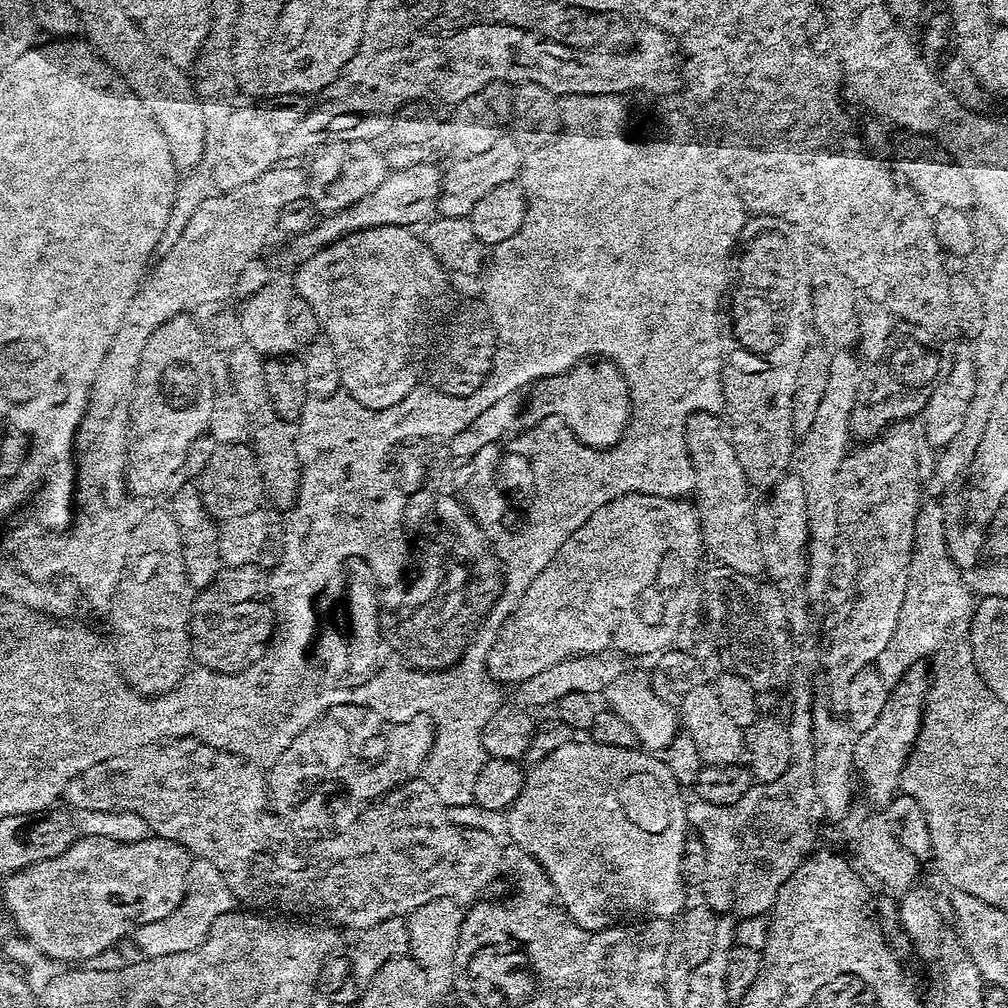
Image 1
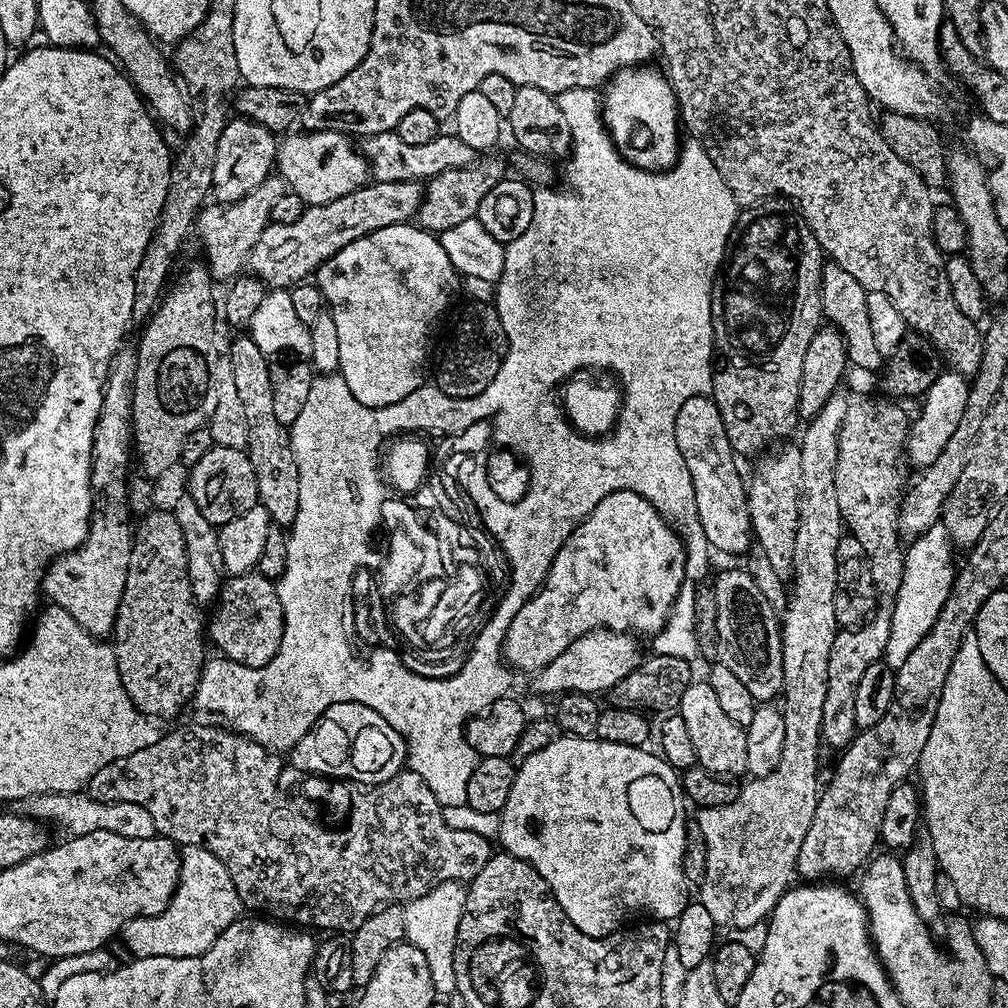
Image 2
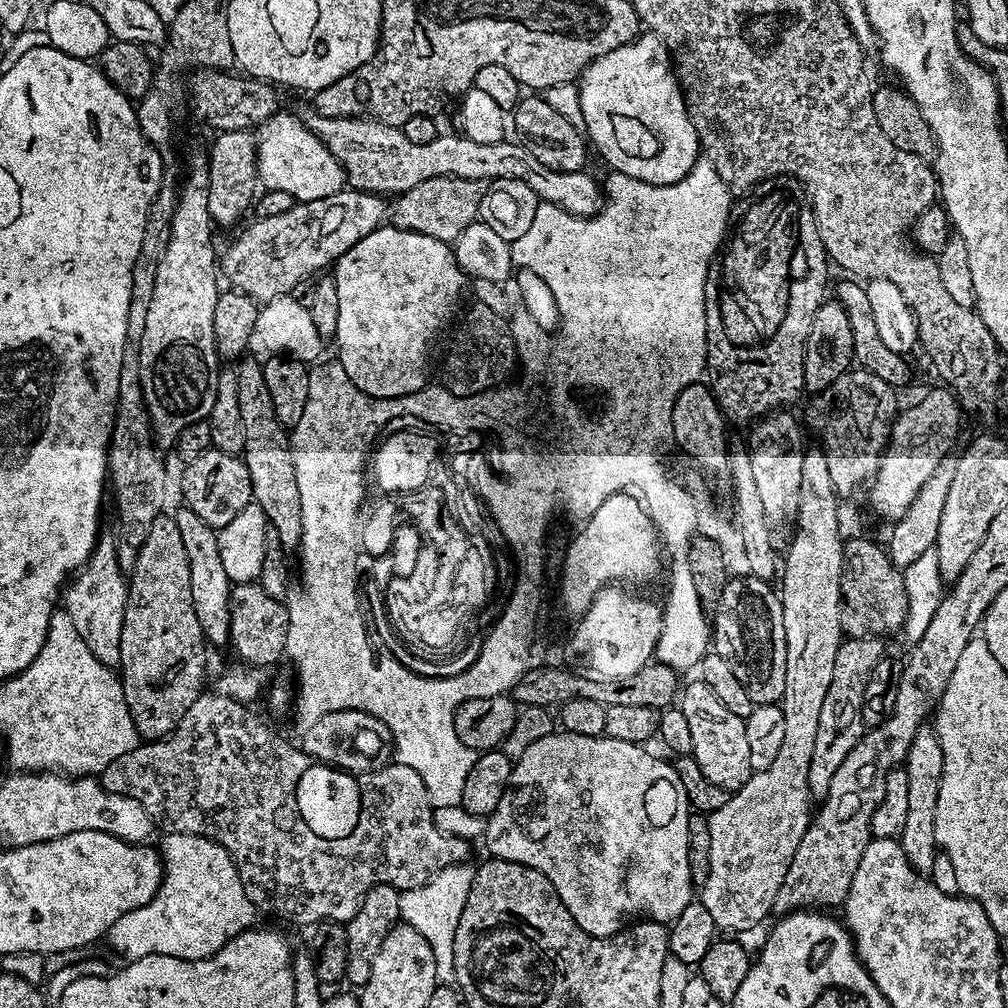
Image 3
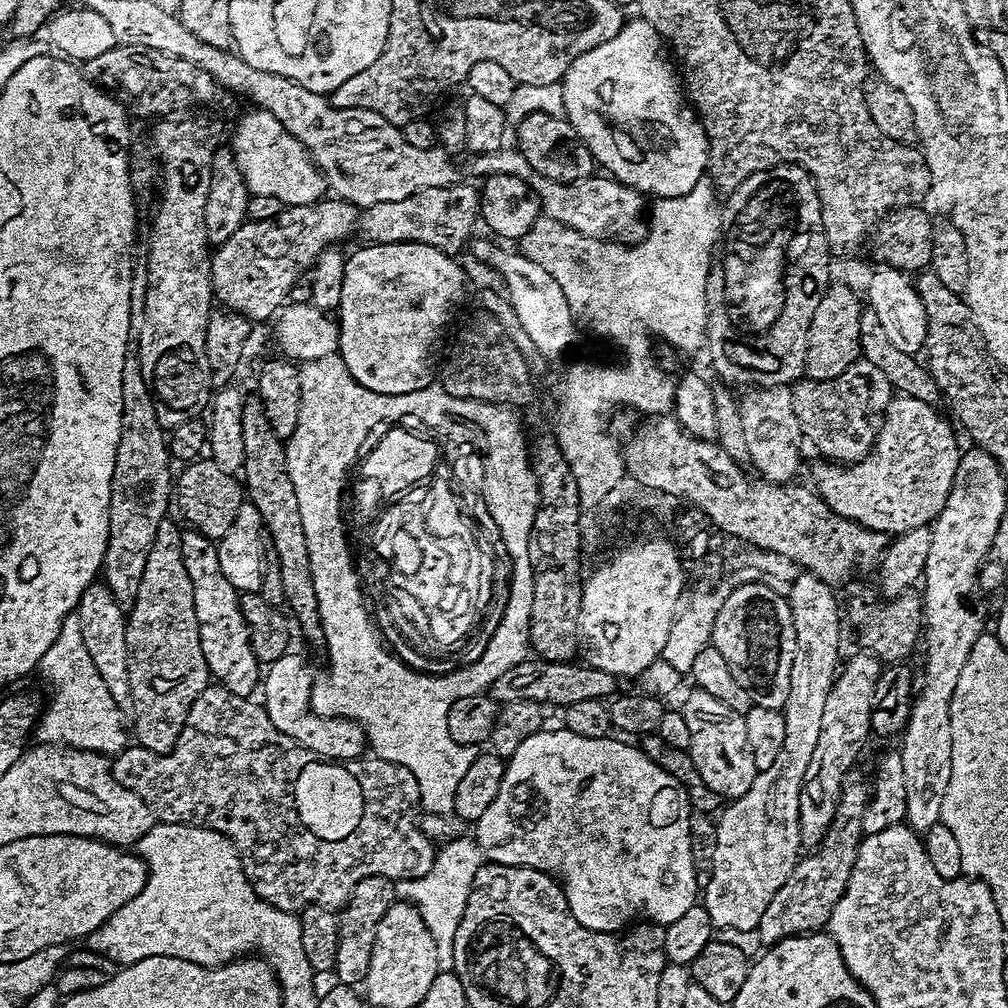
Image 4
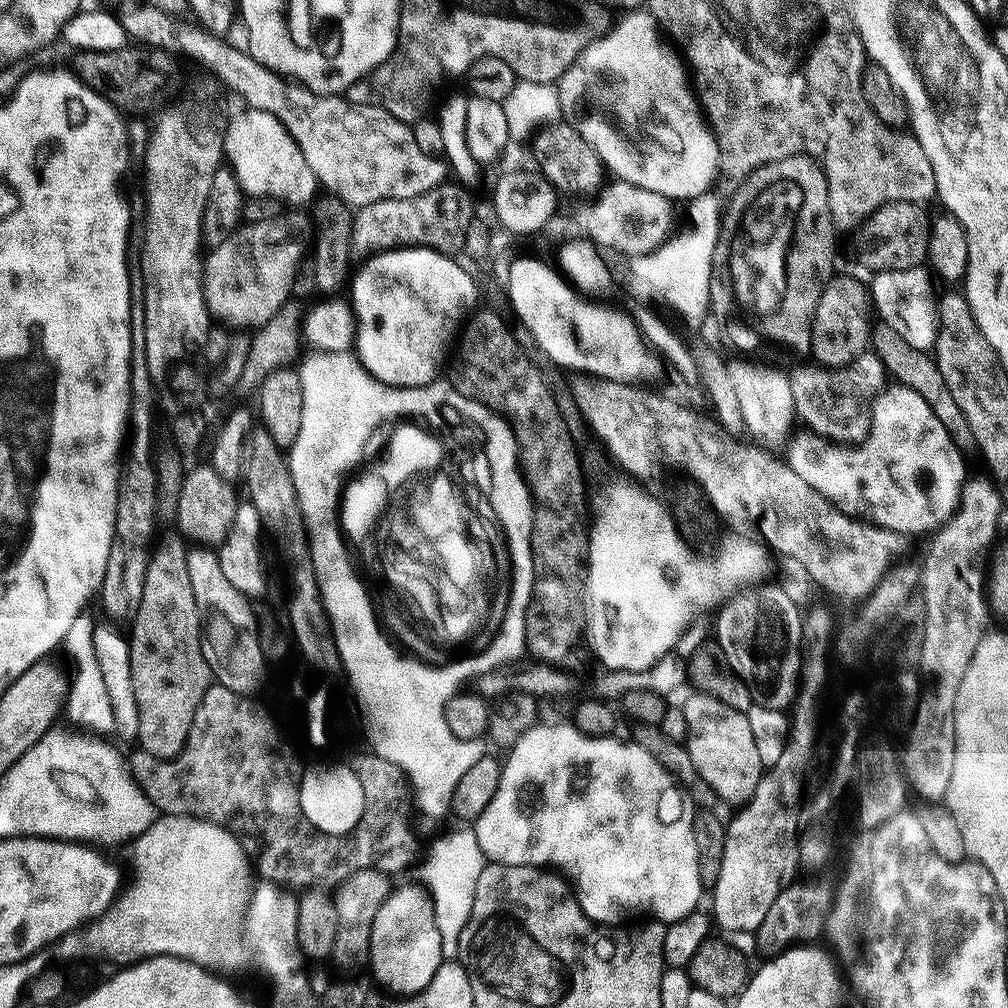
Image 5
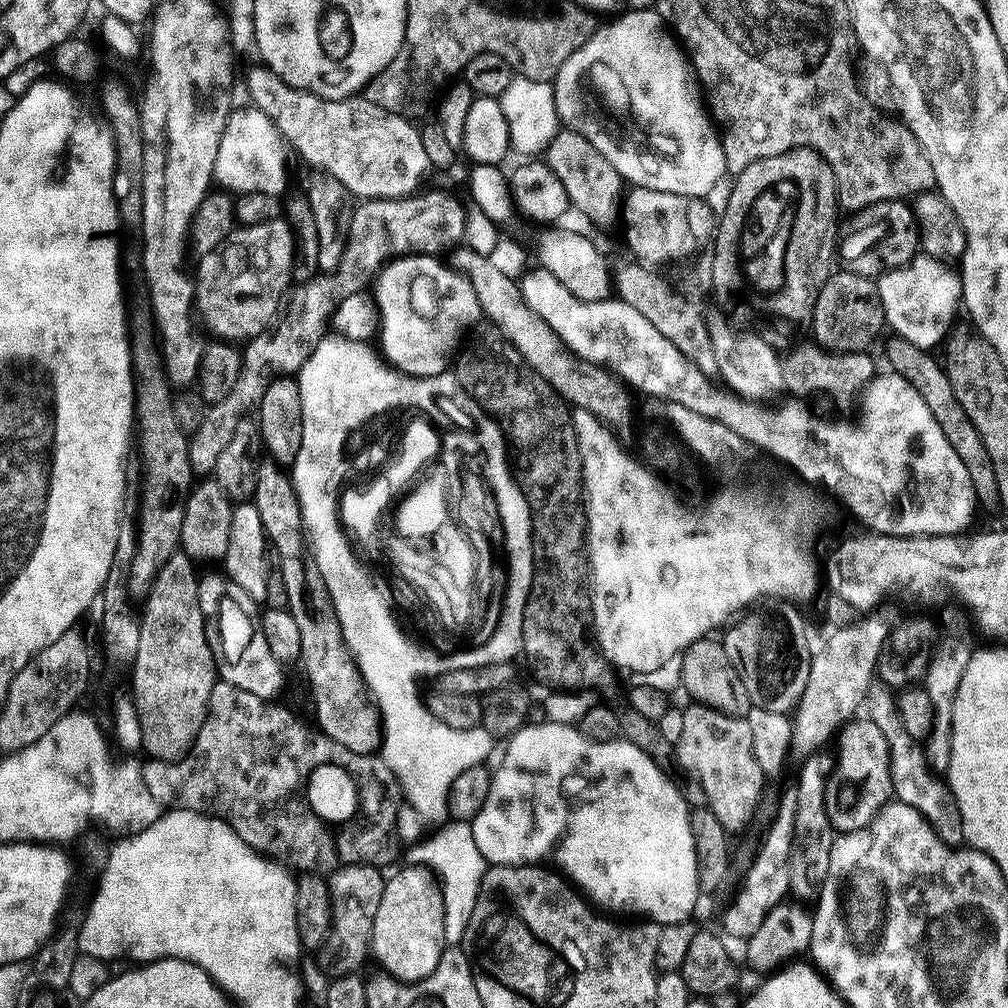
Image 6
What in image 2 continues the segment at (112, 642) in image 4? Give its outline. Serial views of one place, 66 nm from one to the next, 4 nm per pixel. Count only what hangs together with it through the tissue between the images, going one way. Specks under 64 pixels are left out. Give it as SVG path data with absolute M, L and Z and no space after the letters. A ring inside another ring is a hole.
M121 347L112 359L102 410L92 439L92 519L88 522L88 537L74 551L56 557L42 581L43 595L49 596L47 599L51 603L66 609L82 630L97 638L113 635L132 553L134 524L128 521L128 452L130 456L132 380L135 376L136 349Z

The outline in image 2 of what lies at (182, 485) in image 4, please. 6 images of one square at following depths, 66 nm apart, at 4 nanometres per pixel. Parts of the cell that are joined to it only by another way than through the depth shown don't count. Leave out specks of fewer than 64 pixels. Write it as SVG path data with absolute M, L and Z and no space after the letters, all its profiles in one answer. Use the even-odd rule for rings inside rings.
M214 446L198 458L196 464L191 465L188 476L187 495L192 497L193 502L197 503L198 510L202 510L202 515L206 517L206 522L217 526L230 522L238 518L238 514L246 514L260 499L258 494L258 478L252 465L252 460L248 457L247 451L242 448L227 448L226 446Z

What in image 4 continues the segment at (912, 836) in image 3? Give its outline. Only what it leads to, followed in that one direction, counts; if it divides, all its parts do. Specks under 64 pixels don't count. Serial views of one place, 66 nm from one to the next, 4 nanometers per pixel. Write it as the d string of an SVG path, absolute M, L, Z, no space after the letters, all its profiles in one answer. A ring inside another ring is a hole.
M952 548L952 552L928 552L927 564L924 568L923 579L924 579L924 612L923 612L923 627L926 631L922 636L922 644L924 648L924 685L919 685L918 695L913 699L911 703L911 712L908 718L908 724L905 726L902 733L902 741L898 745L898 751L901 754L902 758L902 774L905 775L905 784L906 784L906 822L908 826L912 829L913 832L917 834L924 834L924 831L927 830L931 824L939 825L941 823L940 811L942 810L942 798L944 797L944 791L950 786L950 770L952 769L952 735L950 734L950 702L952 701L952 695L954 690L958 686L958 678L962 674L962 666L966 666L966 658L970 658L970 650L974 650L974 642L978 642L980 636L985 635L986 628L984 624L980 621L980 616L971 608L968 604L963 604L963 600L966 599L970 592L978 584L980 573L980 567L977 564L968 564L968 556L960 556L960 552L956 552L956 548Z

